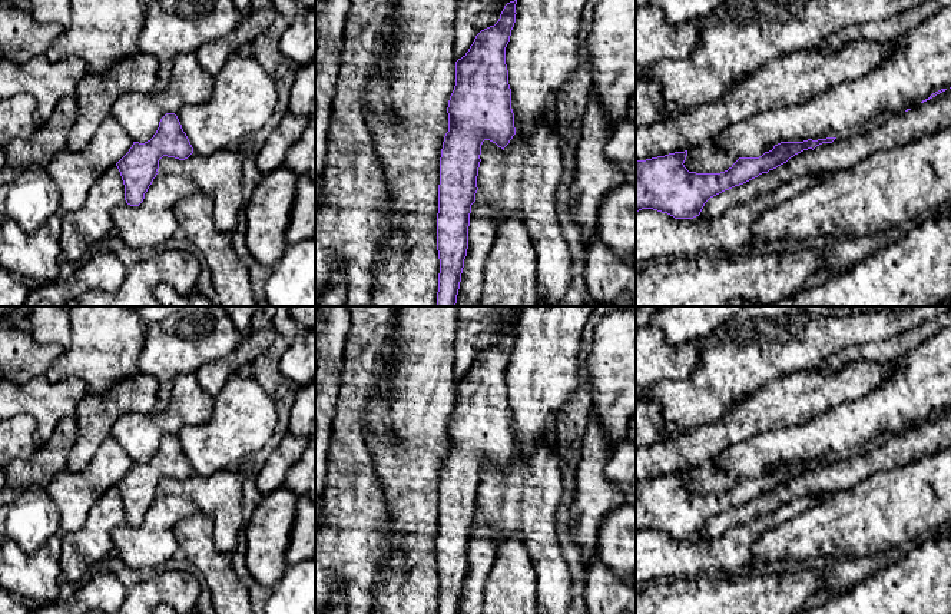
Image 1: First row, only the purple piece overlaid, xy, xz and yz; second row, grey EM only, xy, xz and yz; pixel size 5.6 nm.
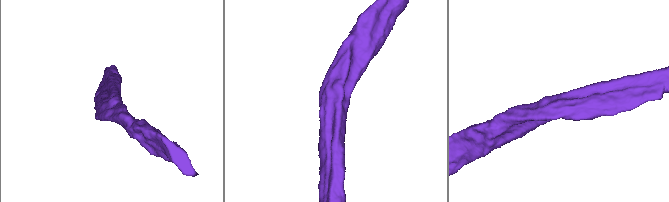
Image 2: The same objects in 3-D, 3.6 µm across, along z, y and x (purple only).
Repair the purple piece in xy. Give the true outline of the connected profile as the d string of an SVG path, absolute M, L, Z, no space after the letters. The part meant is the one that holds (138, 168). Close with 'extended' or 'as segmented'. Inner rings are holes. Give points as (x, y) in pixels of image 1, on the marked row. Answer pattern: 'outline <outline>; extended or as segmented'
outline M166 113L153 137L145 143L133 142L129 152L116 163L123 185L125 200L139 206L153 179L159 173L159 160L163 156L179 160L188 159L193 147L175 113Z; as segmented

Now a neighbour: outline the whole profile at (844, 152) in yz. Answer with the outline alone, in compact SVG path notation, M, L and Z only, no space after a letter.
M951 89L919 103L917 107L869 127L836 137L814 149L822 170L852 167L865 156L904 146L921 136L951 127Z

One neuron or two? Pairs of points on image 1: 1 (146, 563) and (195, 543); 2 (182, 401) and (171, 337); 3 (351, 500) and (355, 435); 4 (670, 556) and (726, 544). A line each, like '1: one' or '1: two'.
1: two
2: two
3: one
4: one

